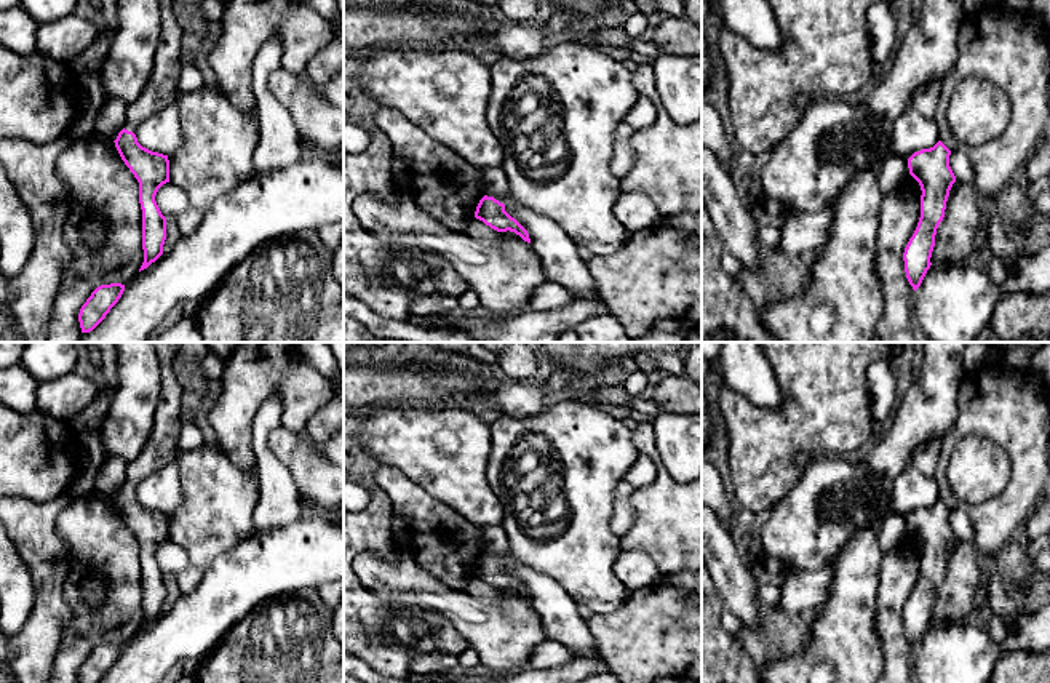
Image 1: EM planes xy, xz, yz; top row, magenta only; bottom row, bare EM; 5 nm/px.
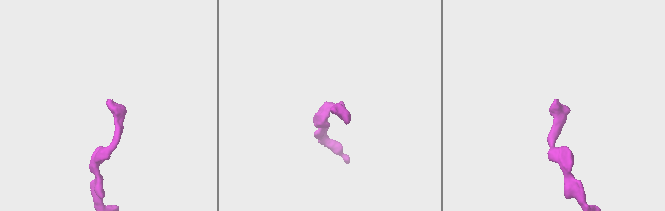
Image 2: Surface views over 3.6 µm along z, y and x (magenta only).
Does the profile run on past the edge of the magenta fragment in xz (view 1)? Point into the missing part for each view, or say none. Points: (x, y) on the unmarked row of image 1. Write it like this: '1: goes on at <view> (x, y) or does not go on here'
1: does not go on here

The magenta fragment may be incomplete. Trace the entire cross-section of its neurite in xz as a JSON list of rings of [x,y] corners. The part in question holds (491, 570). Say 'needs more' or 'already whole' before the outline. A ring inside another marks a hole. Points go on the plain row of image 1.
already whole; [[[484,553],[475,569],[475,576],[497,590],[515,590],[524,600],[531,601],[527,589],[505,569],[505,563],[494,555]]]

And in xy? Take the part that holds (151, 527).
needs more; [[[155,342],[161,368],[161,395],[155,411],[155,422],[141,454],[128,462],[126,483],[113,499],[121,518],[139,541],[144,608],[144,621],[139,630],[163,613],[166,576],[161,573],[155,553],[163,542],[169,541],[169,518],[168,513],[142,505],[134,489],[149,473],[163,469],[177,457],[184,392],[171,365],[179,344]]]

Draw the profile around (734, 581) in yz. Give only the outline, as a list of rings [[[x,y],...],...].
[[[702,504],[702,561],[724,609],[734,613],[743,625],[754,627],[761,584],[738,557],[729,526],[705,504]]]

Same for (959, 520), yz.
[[[957,505],[951,509],[949,525],[956,534],[956,537],[973,542],[973,528],[968,515]]]

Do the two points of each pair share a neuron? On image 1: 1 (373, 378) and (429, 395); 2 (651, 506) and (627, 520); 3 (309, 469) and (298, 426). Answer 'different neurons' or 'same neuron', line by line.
1: same neuron
2: different neurons
3: different neurons

